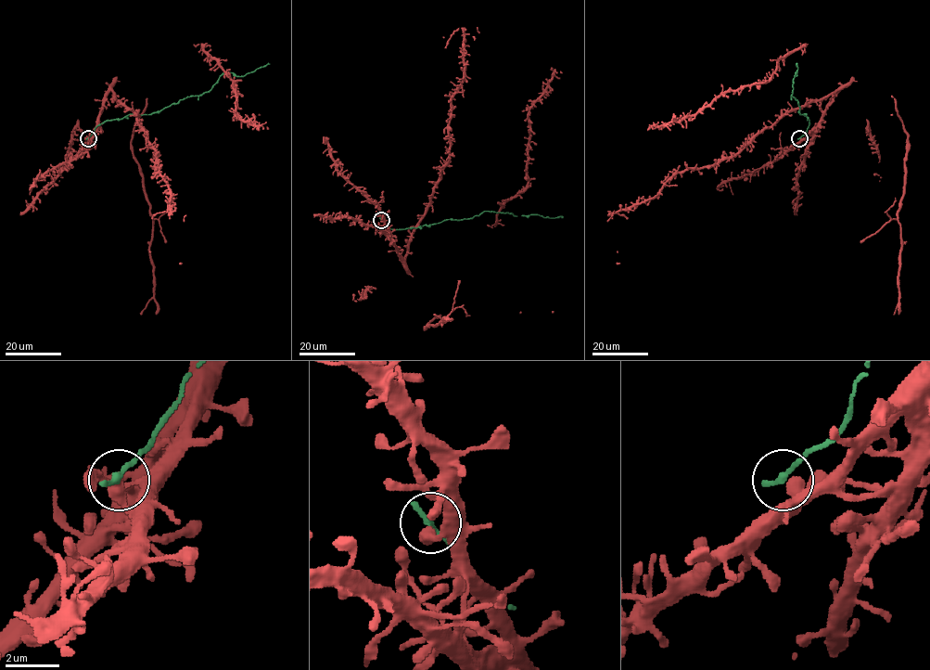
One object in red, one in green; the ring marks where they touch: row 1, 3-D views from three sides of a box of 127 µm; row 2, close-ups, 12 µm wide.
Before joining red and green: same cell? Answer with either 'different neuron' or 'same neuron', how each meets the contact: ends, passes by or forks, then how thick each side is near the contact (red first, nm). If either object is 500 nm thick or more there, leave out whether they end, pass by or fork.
different neuron | red ends | green ends | 480/280 nm

